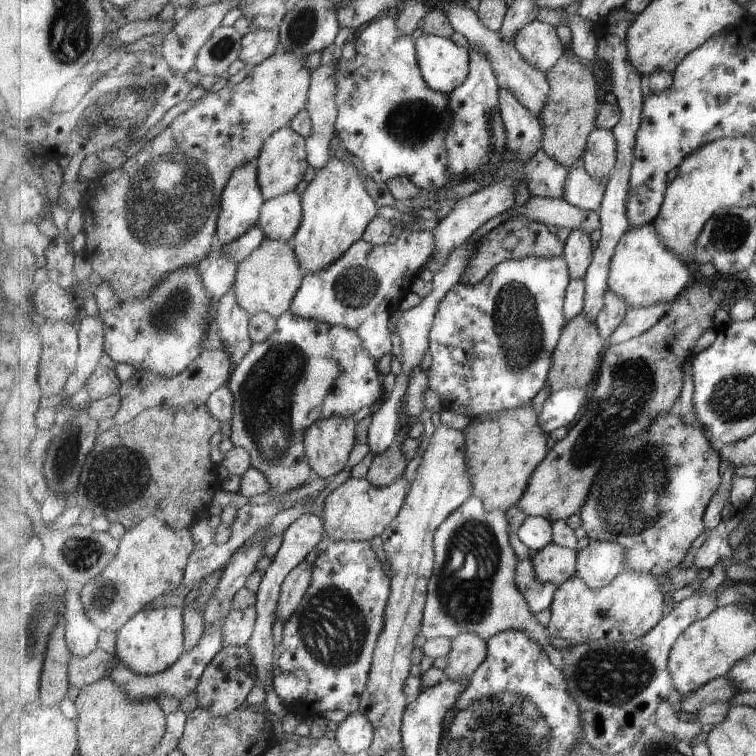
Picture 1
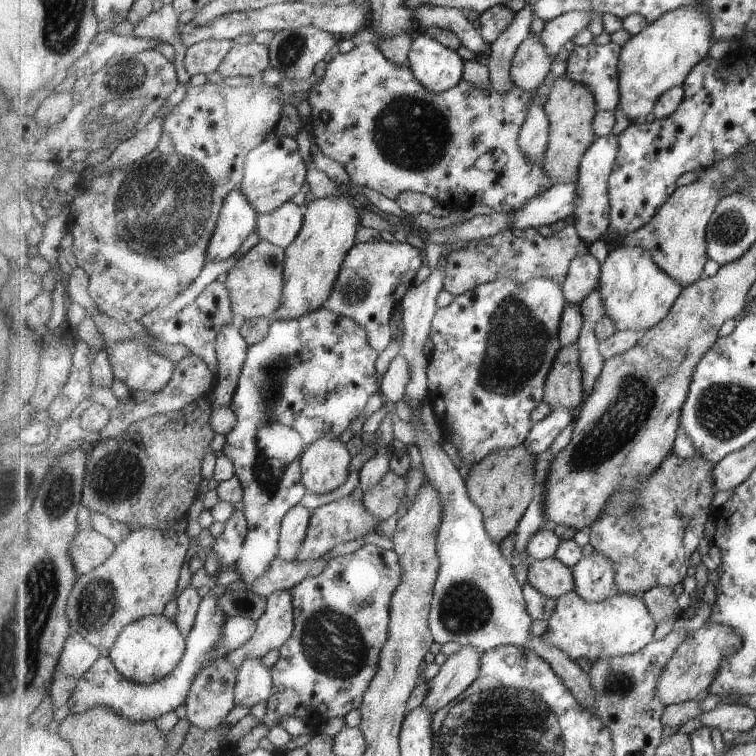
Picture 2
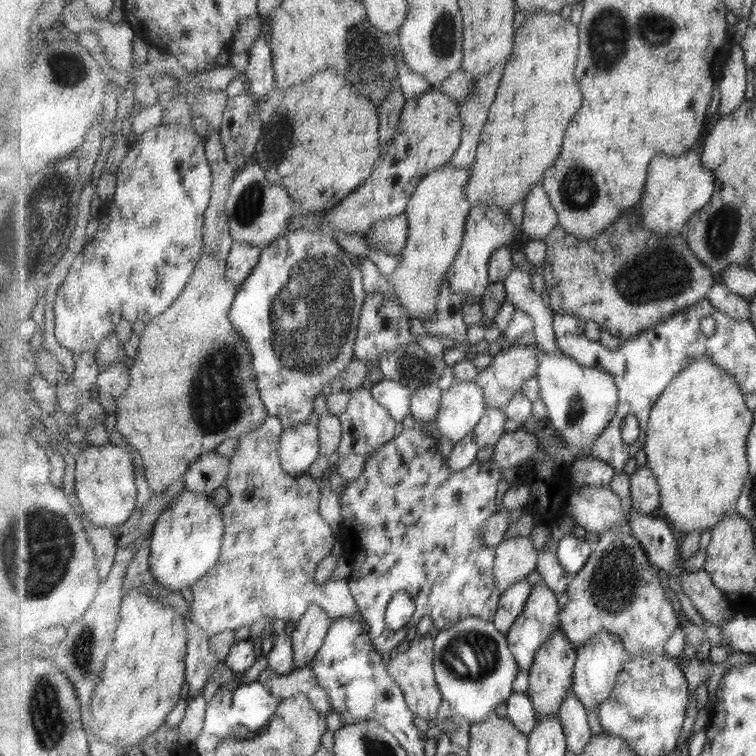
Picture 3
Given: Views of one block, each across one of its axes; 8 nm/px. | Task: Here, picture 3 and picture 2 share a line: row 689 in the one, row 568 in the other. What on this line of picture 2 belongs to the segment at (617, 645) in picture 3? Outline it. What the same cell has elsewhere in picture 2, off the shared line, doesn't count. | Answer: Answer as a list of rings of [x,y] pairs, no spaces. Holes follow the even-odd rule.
[[[593,551],[572,568],[577,594],[587,602],[598,603],[617,596],[619,588],[615,582],[615,570],[611,558]]]

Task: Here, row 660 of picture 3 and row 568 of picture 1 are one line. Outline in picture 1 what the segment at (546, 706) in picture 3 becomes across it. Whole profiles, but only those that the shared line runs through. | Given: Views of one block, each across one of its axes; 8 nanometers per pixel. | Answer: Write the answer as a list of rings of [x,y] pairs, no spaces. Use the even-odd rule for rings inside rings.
[[[552,542],[531,555],[538,579],[560,587],[576,576],[578,551]]]

